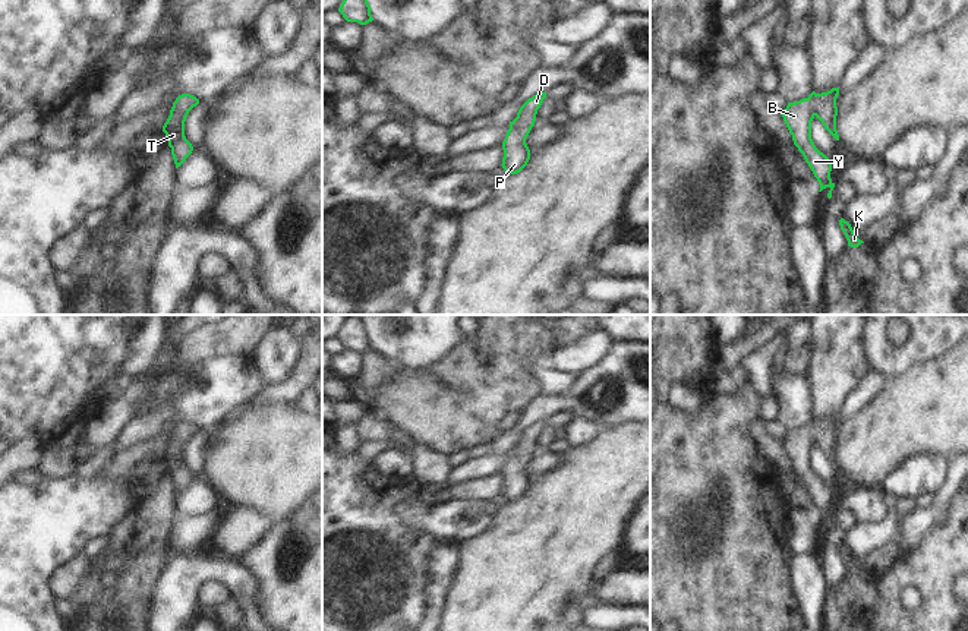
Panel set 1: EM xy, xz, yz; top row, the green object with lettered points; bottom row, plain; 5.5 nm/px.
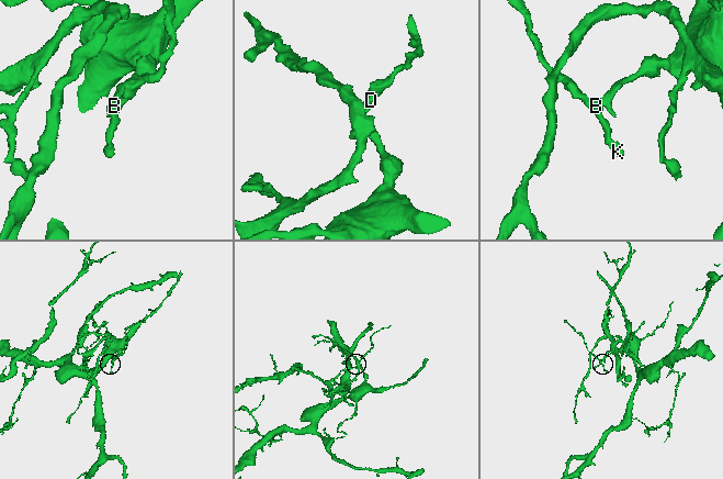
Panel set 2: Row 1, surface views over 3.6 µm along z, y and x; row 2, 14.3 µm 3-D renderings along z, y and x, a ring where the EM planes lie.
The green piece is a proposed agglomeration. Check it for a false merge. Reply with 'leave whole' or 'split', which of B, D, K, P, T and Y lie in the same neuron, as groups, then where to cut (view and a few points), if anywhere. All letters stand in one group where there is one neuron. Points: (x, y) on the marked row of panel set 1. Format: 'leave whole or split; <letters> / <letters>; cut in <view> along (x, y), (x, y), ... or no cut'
leave whole; B D K P T Y; no cut

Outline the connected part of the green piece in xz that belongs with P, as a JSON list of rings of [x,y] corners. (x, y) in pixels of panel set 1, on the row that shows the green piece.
[[[546,92],[529,98],[520,107],[517,117],[510,122],[510,129],[502,142],[504,158],[501,164],[508,174],[520,173],[530,160],[530,149],[526,143],[526,138],[535,126],[537,110],[545,98]]]

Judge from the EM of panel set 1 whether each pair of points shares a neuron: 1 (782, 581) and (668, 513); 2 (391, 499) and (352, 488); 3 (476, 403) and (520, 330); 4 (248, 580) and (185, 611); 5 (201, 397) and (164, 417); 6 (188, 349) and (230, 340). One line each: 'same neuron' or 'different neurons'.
1: same neuron
2: same neuron
3: same neuron
4: same neuron
5: same neuron
6: same neuron

